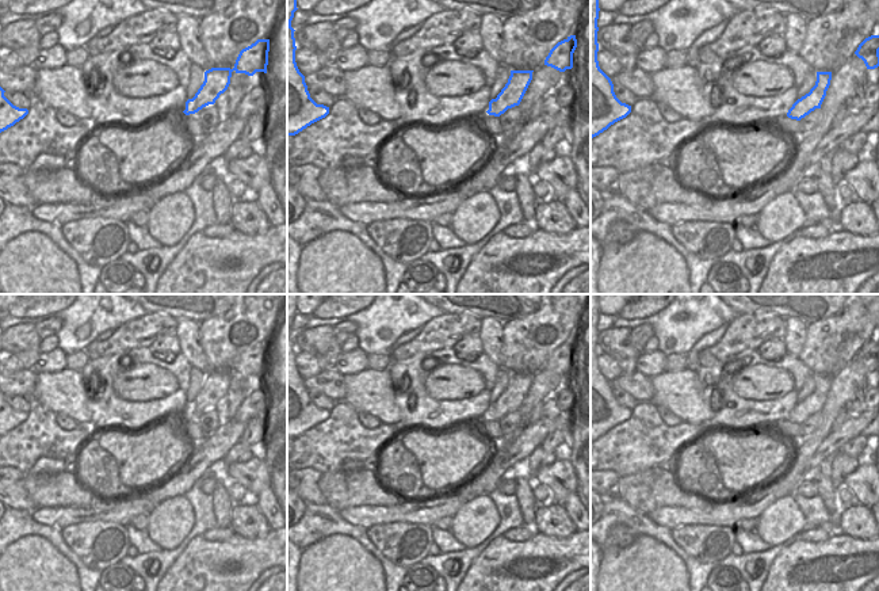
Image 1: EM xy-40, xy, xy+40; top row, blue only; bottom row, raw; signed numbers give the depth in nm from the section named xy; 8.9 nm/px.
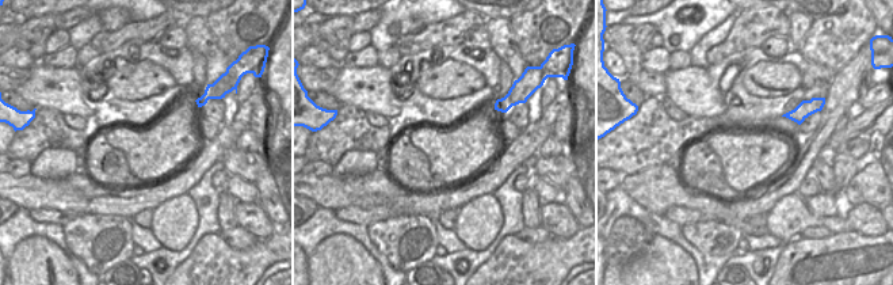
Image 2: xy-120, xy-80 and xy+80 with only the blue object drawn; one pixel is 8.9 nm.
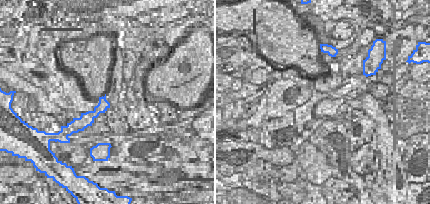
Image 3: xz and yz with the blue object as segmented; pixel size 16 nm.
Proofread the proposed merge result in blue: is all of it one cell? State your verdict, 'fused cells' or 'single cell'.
fused cells

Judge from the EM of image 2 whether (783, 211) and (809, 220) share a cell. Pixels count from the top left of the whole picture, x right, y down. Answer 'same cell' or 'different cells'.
same cell

